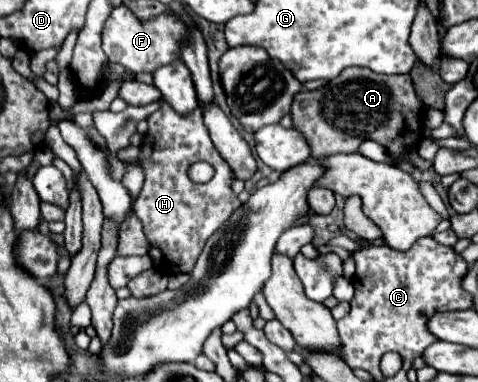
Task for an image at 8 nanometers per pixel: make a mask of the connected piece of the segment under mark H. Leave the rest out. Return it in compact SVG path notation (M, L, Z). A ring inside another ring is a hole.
M162 102L162 108L146 120L148 132L144 134L140 154L136 160L130 160L130 164L140 166L144 172L144 186L134 202L134 210L142 220L144 234L150 244L148 256L152 258L154 268L164 274L190 274L206 240L240 206L236 194L230 190L234 176L214 148L200 108L192 114L180 116ZM198 160L212 164L216 170L214 178L206 184L194 184L186 176L188 166Z

